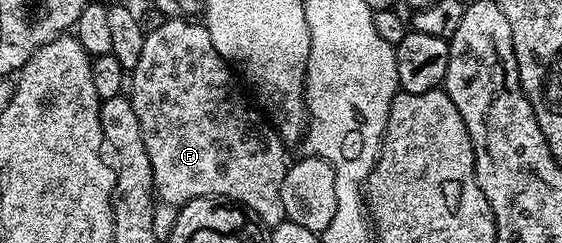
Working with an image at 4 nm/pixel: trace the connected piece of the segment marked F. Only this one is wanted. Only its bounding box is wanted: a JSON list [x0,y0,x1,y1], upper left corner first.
[130,18,289,226]

